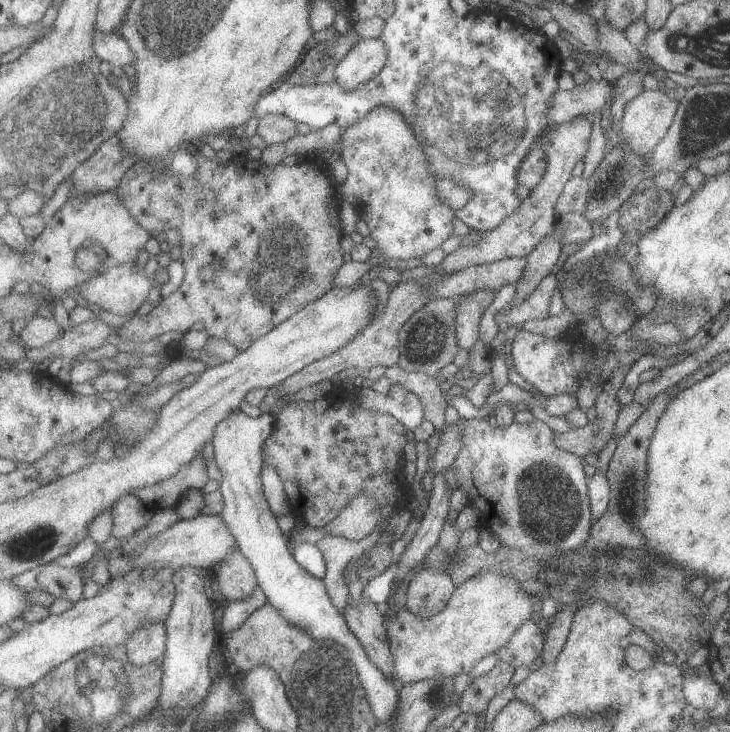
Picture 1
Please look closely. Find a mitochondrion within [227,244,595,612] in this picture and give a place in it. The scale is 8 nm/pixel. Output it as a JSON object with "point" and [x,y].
{"point":[546,506]}

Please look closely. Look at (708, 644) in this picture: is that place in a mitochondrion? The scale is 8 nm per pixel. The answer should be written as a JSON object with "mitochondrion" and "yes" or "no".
{"mitochondrion":"no"}

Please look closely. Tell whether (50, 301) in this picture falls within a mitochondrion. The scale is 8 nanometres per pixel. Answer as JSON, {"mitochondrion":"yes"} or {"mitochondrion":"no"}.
{"mitochondrion":"no"}

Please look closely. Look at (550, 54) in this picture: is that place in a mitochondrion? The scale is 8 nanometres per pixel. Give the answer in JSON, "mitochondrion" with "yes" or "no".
{"mitochondrion":"no"}

